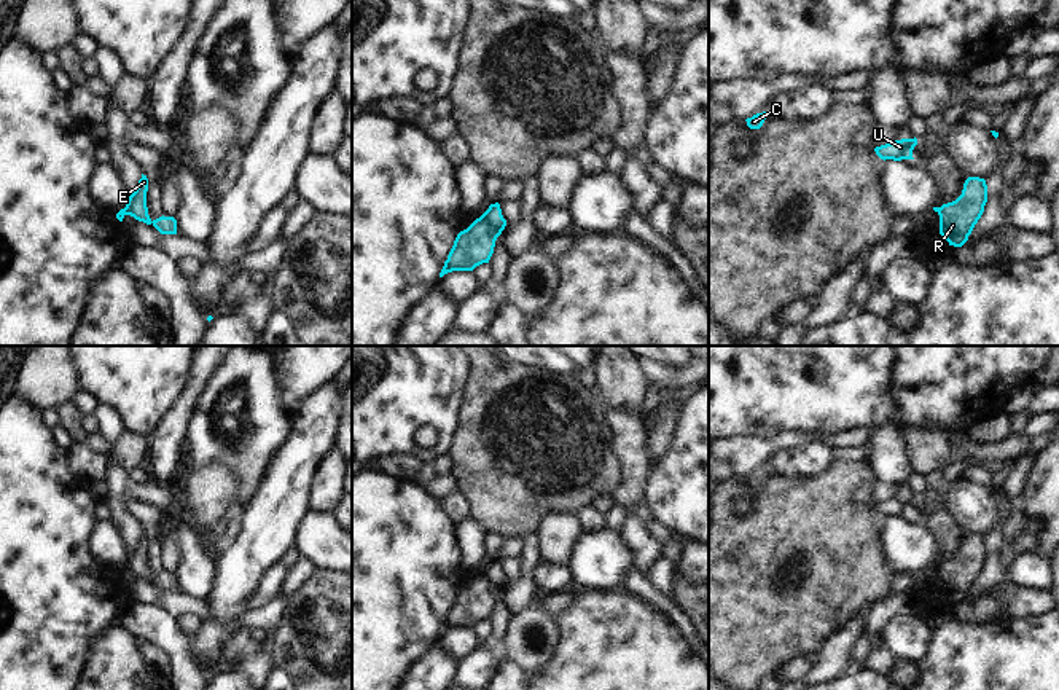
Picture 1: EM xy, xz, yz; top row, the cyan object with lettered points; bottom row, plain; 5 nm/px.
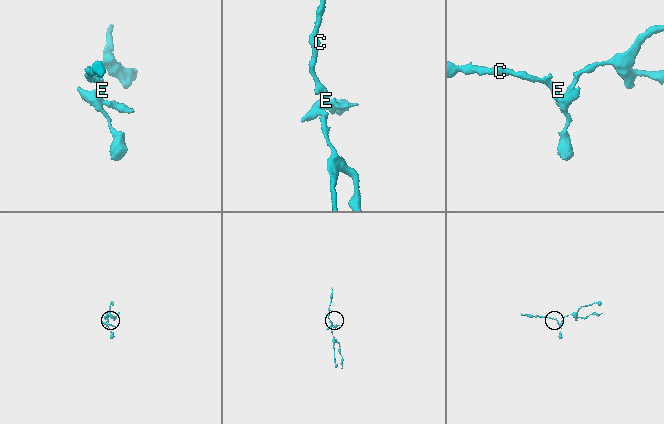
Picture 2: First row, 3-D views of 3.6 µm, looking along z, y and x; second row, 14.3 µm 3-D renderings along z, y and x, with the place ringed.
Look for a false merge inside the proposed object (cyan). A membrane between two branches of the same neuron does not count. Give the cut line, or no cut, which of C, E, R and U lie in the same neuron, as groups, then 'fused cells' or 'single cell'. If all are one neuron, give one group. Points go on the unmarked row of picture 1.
cut xz (480, 574), (500, 588); groups C E U / R; fused cells

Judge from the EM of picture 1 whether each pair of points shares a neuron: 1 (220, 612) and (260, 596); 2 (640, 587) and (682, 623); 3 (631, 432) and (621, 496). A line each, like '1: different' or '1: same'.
1: different
2: same
3: same

